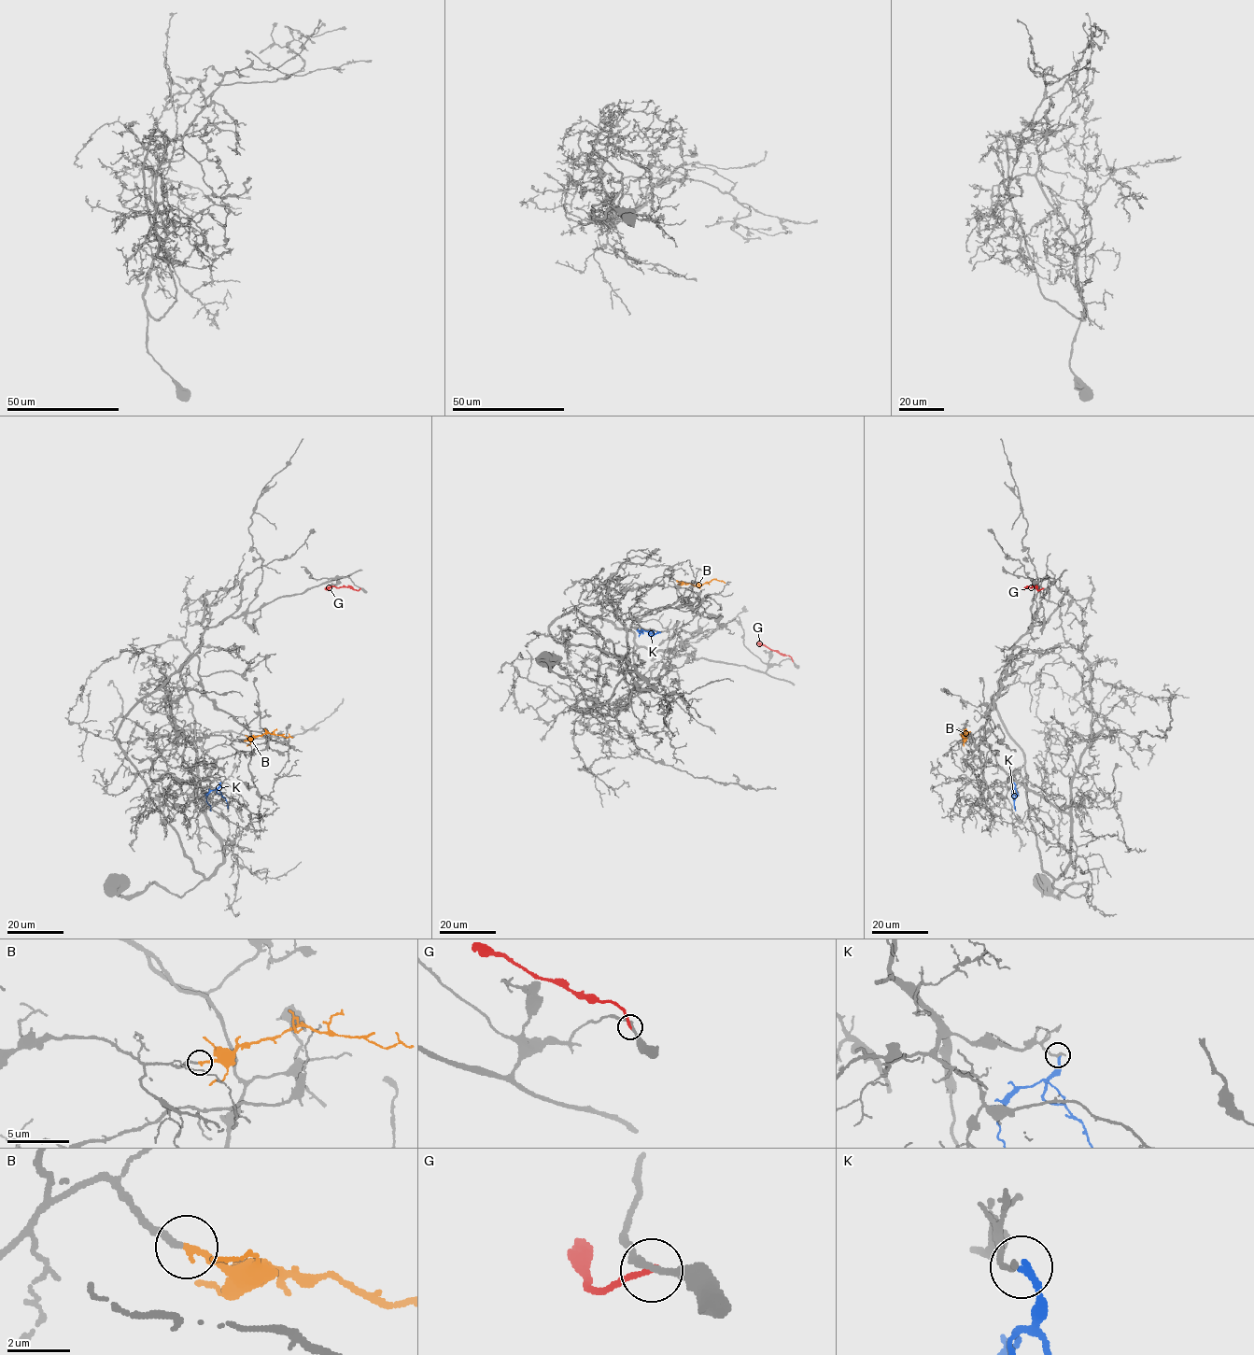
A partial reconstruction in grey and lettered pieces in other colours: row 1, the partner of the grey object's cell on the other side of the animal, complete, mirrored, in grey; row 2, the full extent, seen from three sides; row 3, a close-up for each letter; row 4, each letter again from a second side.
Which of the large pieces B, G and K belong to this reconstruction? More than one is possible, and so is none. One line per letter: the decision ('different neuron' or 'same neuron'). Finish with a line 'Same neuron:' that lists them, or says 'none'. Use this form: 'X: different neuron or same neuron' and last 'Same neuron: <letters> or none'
B: same neuron
G: different neuron
K: different neuron
Same neuron: B

